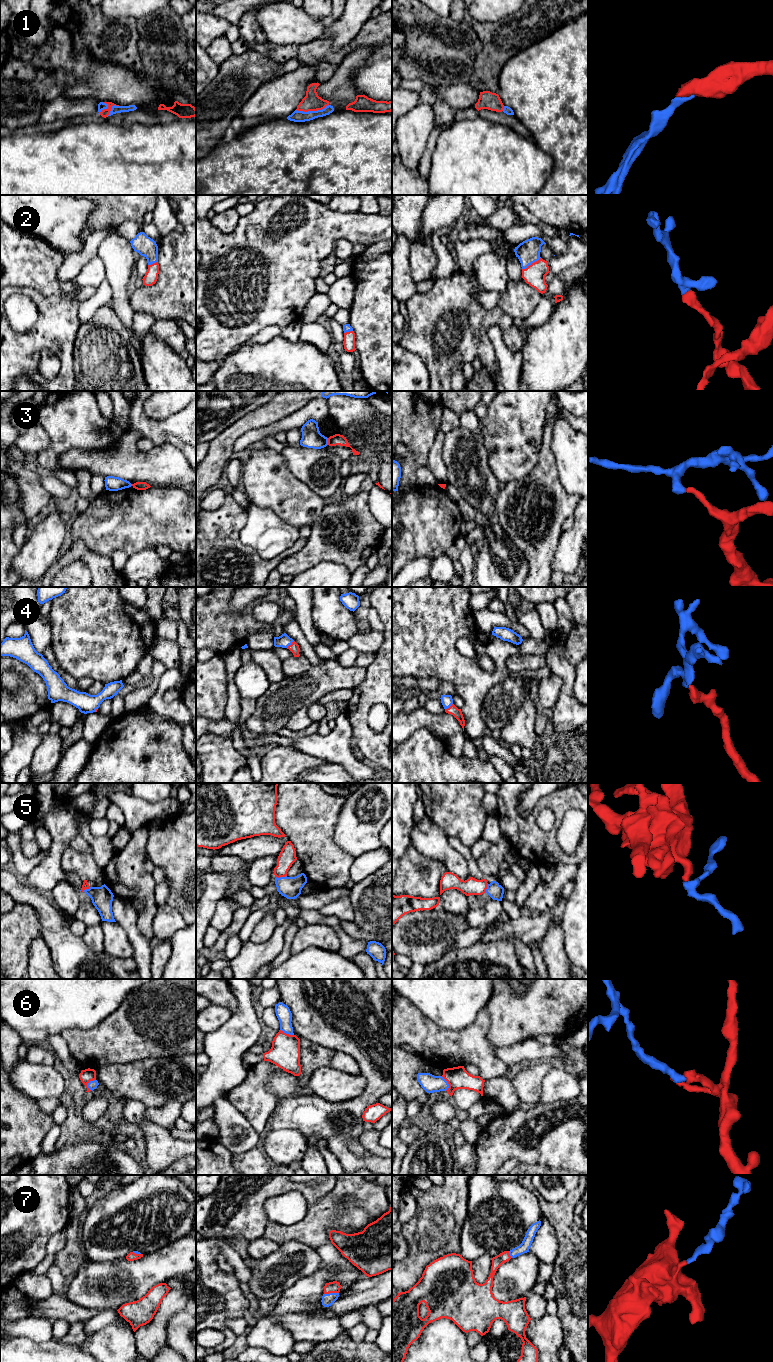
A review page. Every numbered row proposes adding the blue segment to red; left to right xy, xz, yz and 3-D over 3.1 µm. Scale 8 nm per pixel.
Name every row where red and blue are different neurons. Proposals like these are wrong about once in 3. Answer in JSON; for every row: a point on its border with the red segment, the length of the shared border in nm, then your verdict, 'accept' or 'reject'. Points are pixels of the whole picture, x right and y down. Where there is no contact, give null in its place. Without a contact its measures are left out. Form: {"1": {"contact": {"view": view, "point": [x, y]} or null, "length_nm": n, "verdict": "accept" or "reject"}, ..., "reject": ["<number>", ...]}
{"1": {"contact": {"view": "xz", "point": [312, 110]}, "length_nm": 260, "verdict": "accept"}, "2": {"contact": {"view": "yz", "point": [532, 263]}, "length_nm": 180, "verdict": "accept"}, "3": {"contact": {"view": "xz", "point": [328, 441]}, "length_nm": 60, "verdict": "reject"}, "4": {"contact": {"view": "xz", "point": [291, 644]}, "length_nm": 90, "verdict": "accept"}, "5": {"contact": {"view": "xz", "point": [281, 876]}, "length_nm": 90, "verdict": "reject"}, "6": {"contact": {"view": "xy", "point": [88, 1082]}, "length_nm": 100, "verdict": "reject"}, "7": {"contact": {"view": "xz", "point": [331, 1292]}, "length_nm": 120, "verdict": "accept"}, "reject": ["3", "5", "6"]}

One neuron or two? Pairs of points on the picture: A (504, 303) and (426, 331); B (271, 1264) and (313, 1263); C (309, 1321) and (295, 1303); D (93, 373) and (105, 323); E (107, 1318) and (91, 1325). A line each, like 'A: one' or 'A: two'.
A: one
B: one
C: two
D: one
E: one

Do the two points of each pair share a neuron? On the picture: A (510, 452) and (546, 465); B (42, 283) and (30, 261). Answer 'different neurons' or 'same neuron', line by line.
A: different neurons
B: same neuron

